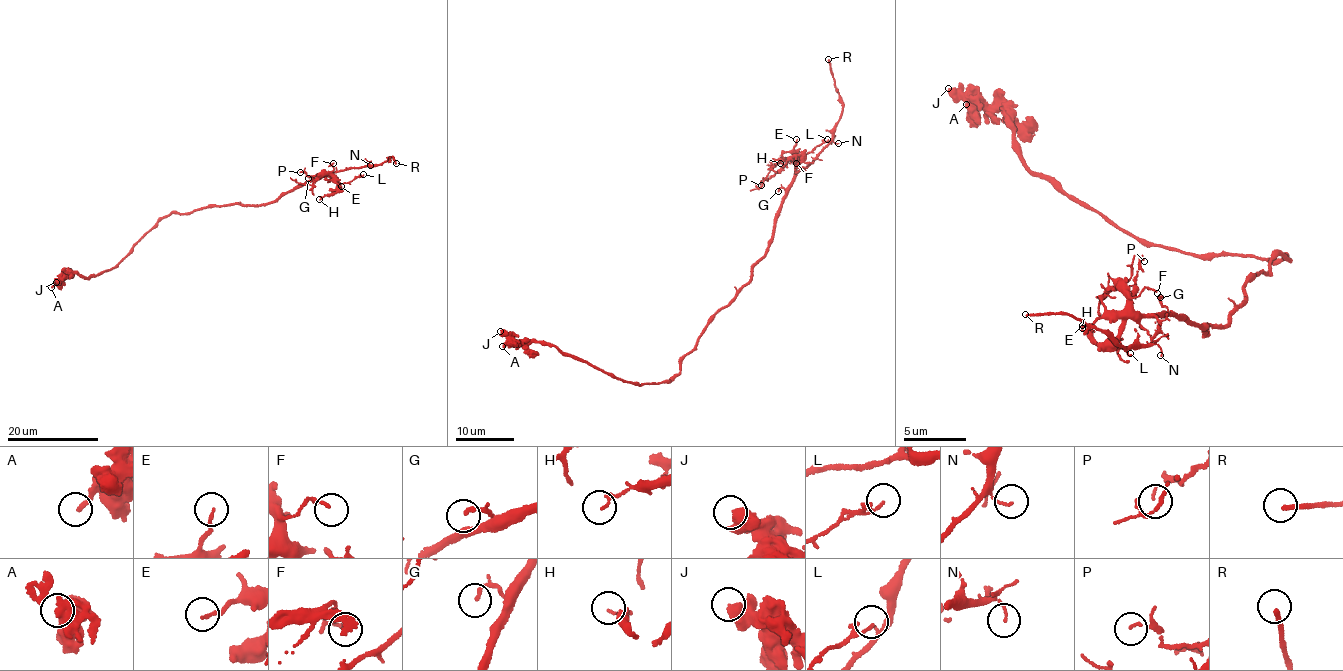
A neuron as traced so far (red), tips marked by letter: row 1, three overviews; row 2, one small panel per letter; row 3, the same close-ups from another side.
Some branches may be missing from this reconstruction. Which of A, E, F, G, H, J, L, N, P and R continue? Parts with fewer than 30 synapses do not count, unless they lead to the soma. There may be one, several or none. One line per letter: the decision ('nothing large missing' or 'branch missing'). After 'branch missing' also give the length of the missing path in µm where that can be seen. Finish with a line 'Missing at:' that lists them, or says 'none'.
A: nothing large missing
E: nothing large missing
F: nothing large missing
G: nothing large missing
H: nothing large missing
J: nothing large missing
L: nothing large missing
N: nothing large missing
P: nothing large missing
R: branch missing | 10 µm
Missing at: R

